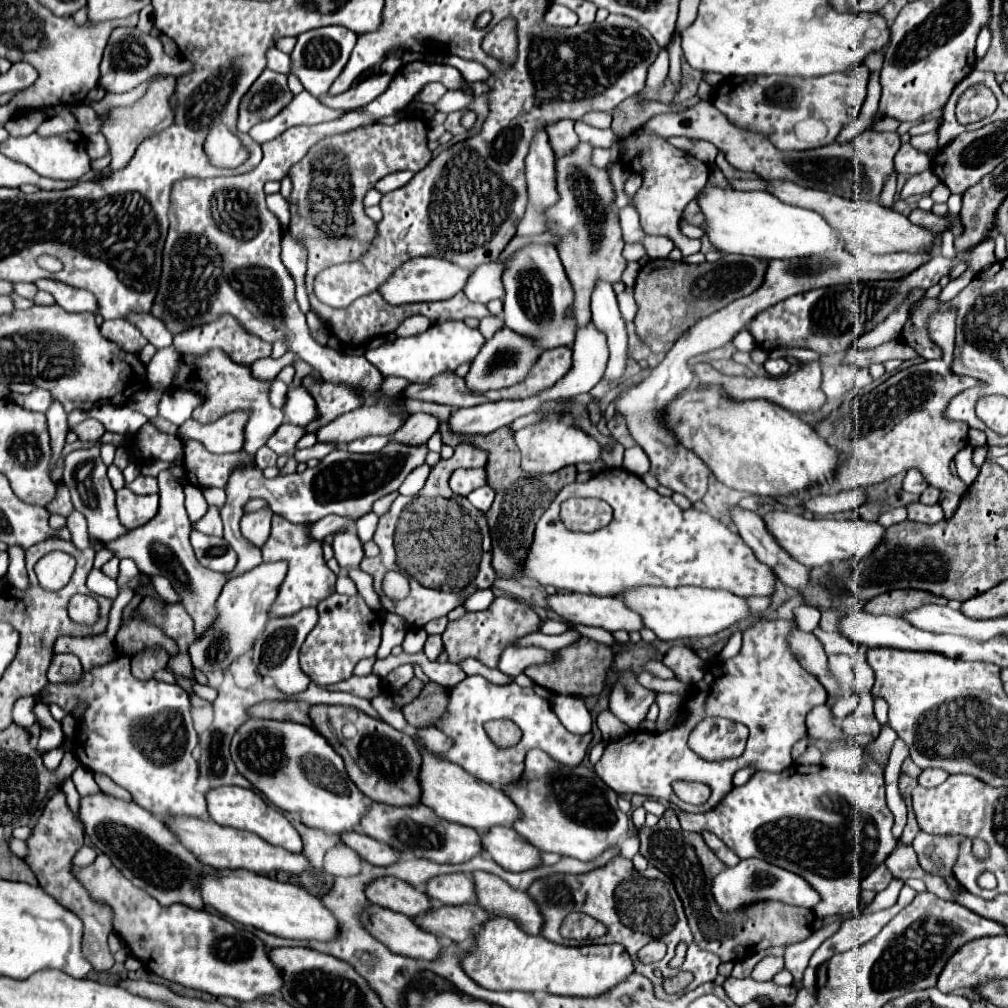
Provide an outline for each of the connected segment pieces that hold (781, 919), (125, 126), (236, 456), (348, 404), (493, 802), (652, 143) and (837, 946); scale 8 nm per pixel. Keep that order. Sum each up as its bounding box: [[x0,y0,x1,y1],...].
[[640,809,816,961],[104,75,176,171],[184,441,254,487],[302,377,362,433],[422,749,522,833],[622,129,708,257],[809,885,916,968]]

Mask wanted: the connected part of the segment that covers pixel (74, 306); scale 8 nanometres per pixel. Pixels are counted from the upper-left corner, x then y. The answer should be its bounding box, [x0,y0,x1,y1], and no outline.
[36,279,96,311]

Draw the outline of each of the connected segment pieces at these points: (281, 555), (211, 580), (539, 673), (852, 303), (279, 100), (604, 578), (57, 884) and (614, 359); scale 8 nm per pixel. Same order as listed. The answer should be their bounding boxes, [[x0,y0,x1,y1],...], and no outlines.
[[262,515,336,617],[104,471,226,633],[524,637,614,697],[748,237,996,355],[238,69,292,131],[522,467,776,597],[26,791,114,971],[592,283,628,381]]

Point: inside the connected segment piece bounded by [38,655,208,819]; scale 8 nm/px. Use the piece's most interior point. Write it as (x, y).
(140, 733)

